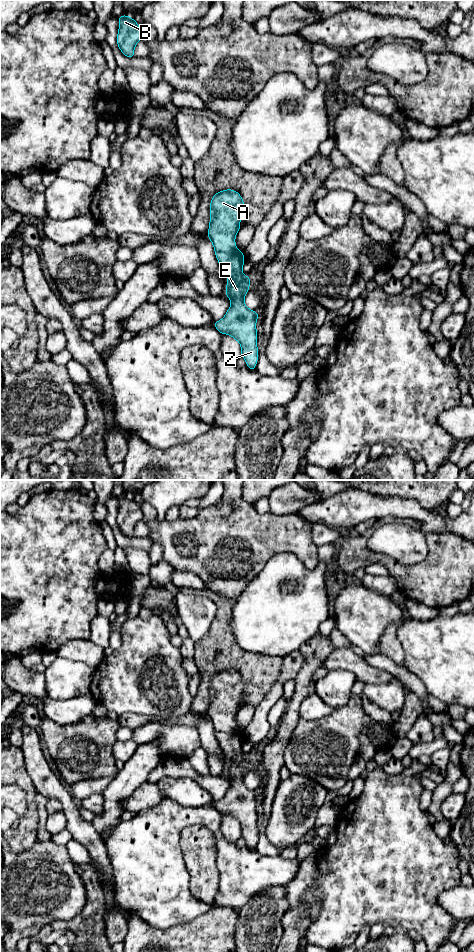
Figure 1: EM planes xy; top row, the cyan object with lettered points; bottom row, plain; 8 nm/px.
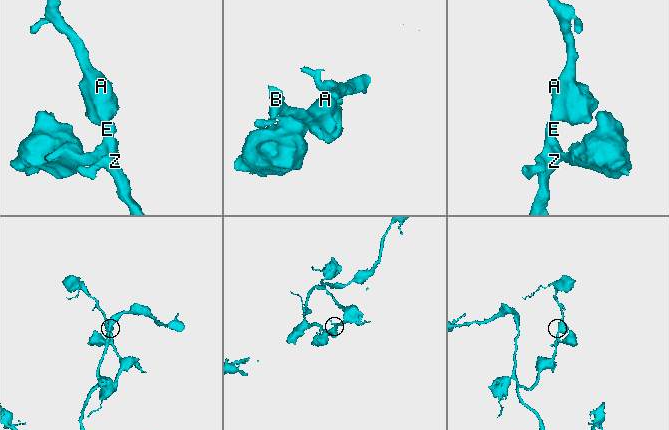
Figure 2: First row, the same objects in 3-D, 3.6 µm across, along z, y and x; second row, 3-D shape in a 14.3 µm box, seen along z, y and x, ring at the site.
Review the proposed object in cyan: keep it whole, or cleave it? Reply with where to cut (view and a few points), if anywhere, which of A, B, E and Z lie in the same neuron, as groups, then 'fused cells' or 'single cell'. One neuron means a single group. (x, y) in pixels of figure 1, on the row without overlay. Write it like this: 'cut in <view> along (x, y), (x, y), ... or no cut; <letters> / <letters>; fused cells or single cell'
no cut; A B E Z; single cell

